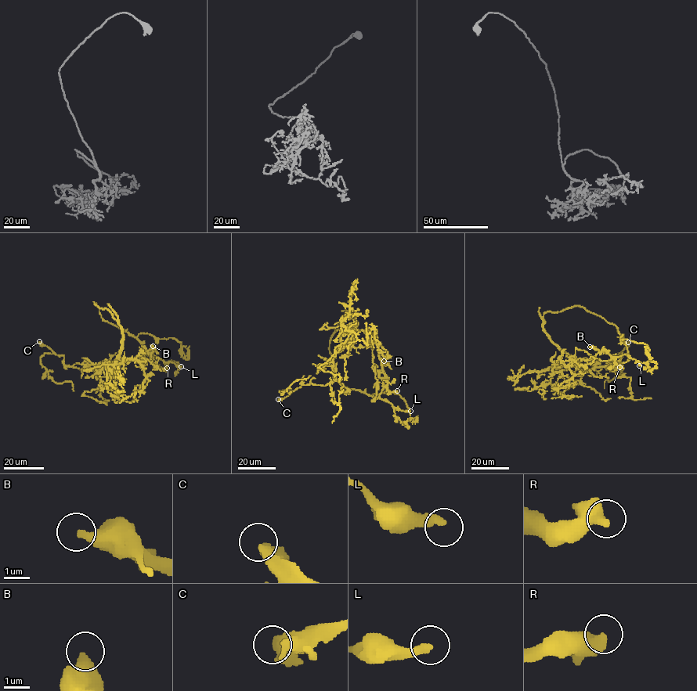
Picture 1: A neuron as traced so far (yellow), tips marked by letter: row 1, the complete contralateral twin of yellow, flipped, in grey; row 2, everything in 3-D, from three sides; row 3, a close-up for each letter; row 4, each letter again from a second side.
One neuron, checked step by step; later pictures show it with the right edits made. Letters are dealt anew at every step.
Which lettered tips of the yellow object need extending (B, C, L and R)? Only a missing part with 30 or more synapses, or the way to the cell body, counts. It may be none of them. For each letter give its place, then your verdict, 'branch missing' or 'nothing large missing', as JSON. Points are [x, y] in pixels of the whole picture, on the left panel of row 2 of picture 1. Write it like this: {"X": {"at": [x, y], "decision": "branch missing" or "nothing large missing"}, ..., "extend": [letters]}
{"B": {"at": [153, 346], "decision": "nothing large missing"}, "C": {"at": [39, 341], "decision": "nothing large missing"}, "L": {"at": [181, 366], "decision": "nothing large missing"}, "R": {"at": [167, 368], "decision": "nothing large missing"}, "extend": []}

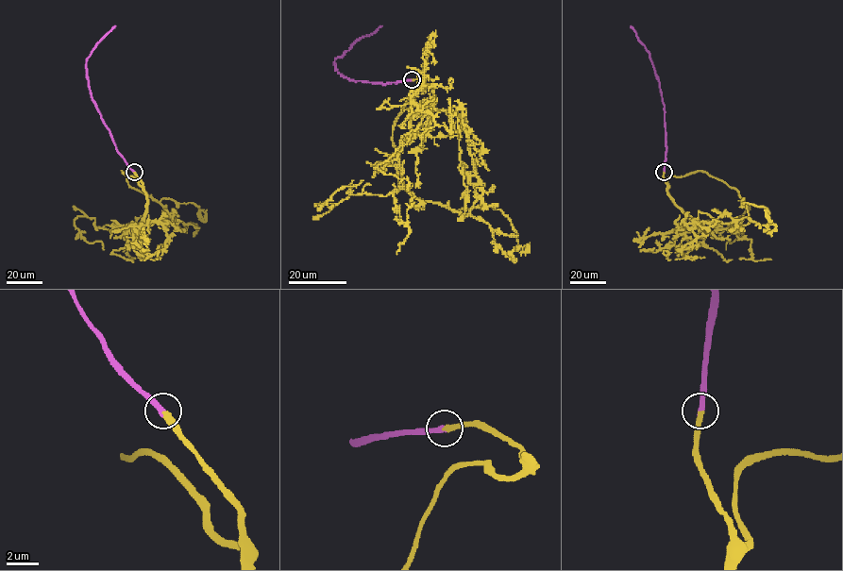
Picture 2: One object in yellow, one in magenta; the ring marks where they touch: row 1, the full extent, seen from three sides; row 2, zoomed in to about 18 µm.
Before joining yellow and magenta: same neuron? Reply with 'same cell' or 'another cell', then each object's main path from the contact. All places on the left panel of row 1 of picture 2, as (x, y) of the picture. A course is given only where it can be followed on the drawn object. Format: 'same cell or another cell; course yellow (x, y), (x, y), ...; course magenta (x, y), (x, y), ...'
same cell; course yellow (133, 172), (146, 198), (140, 223), (126, 233), (96, 227), (93, 217), (75, 220), (81, 236), (104, 249); course magenta (133, 172), (116, 149), (92, 97), (86, 75), (87, 58), (115, 25)

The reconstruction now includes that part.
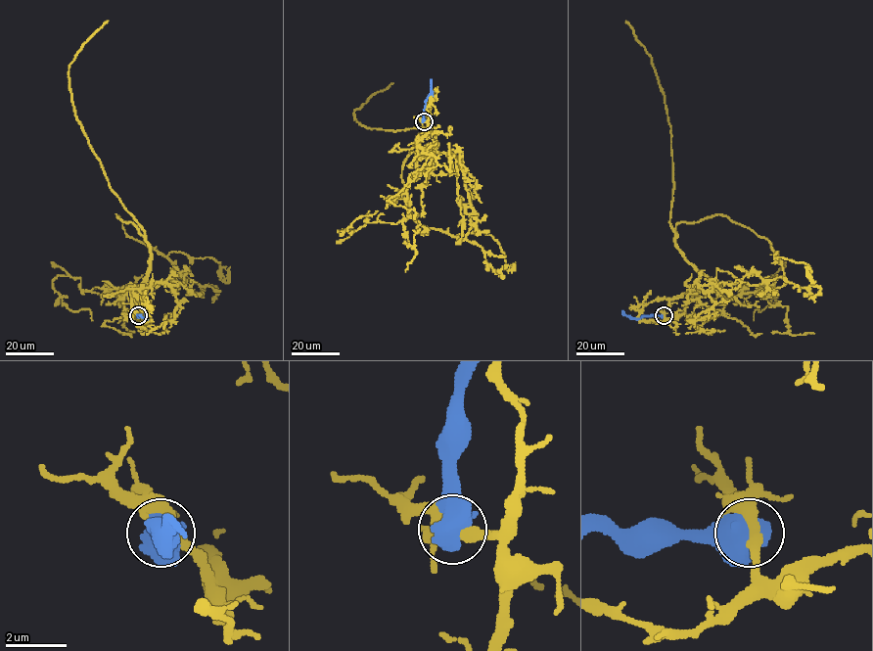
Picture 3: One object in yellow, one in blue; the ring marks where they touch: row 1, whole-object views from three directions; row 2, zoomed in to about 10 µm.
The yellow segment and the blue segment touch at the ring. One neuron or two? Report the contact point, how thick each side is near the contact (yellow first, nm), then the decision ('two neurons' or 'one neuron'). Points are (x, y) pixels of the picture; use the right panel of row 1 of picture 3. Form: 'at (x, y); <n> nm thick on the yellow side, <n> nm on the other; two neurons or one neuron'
at (664, 315); 400 nm thick on the yellow side, 900 nm on the other; two neurons

